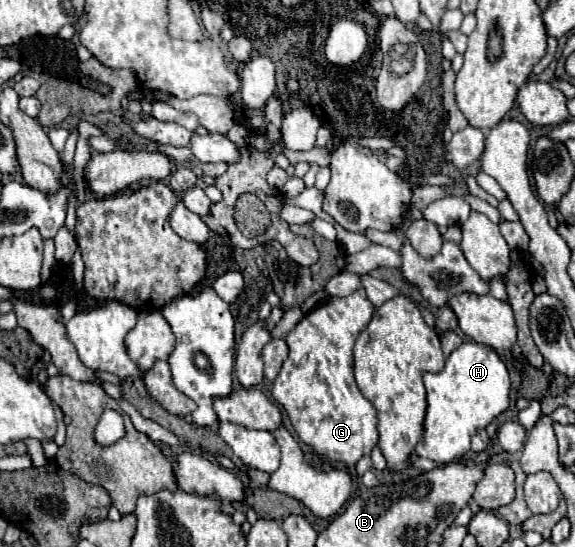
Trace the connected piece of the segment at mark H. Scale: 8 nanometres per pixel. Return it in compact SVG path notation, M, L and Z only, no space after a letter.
M463 342L451 352L445 368L437 374L425 374L423 382L427 388L427 412L423 438L413 454L437 464L461 458L471 446L471 436L509 408L509 372L497 352L485 344Z

